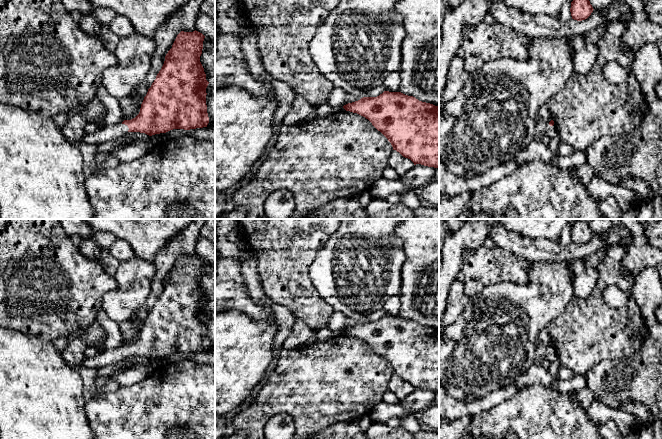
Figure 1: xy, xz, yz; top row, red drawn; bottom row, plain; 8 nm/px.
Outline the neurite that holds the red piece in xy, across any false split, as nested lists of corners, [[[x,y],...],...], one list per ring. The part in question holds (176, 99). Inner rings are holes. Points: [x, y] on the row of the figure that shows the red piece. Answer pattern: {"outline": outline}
{"outline": [[[181,31],[165,56],[164,64],[156,79],[148,89],[141,104],[139,114],[115,125],[105,125],[95,133],[85,133],[81,142],[85,145],[99,145],[115,140],[128,132],[140,132],[149,136],[166,133],[173,129],[196,129],[207,127],[209,117],[206,105],[206,80],[204,68],[200,62],[205,36],[198,32]]]}

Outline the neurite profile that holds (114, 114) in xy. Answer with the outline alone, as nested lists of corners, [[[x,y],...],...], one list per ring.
[[[100,84],[96,97],[101,100],[106,108],[104,117],[105,125],[115,125],[122,123],[125,120],[125,115],[120,106],[119,100],[107,92],[107,90]]]

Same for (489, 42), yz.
[[[483,21],[464,29],[456,55],[477,56],[484,62],[505,57],[524,61],[529,57],[529,41],[525,35],[497,21],[492,24]]]

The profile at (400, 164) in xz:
[[[393,150],[387,160],[387,166],[393,168],[400,176],[413,168],[414,163],[403,157],[399,152]]]

